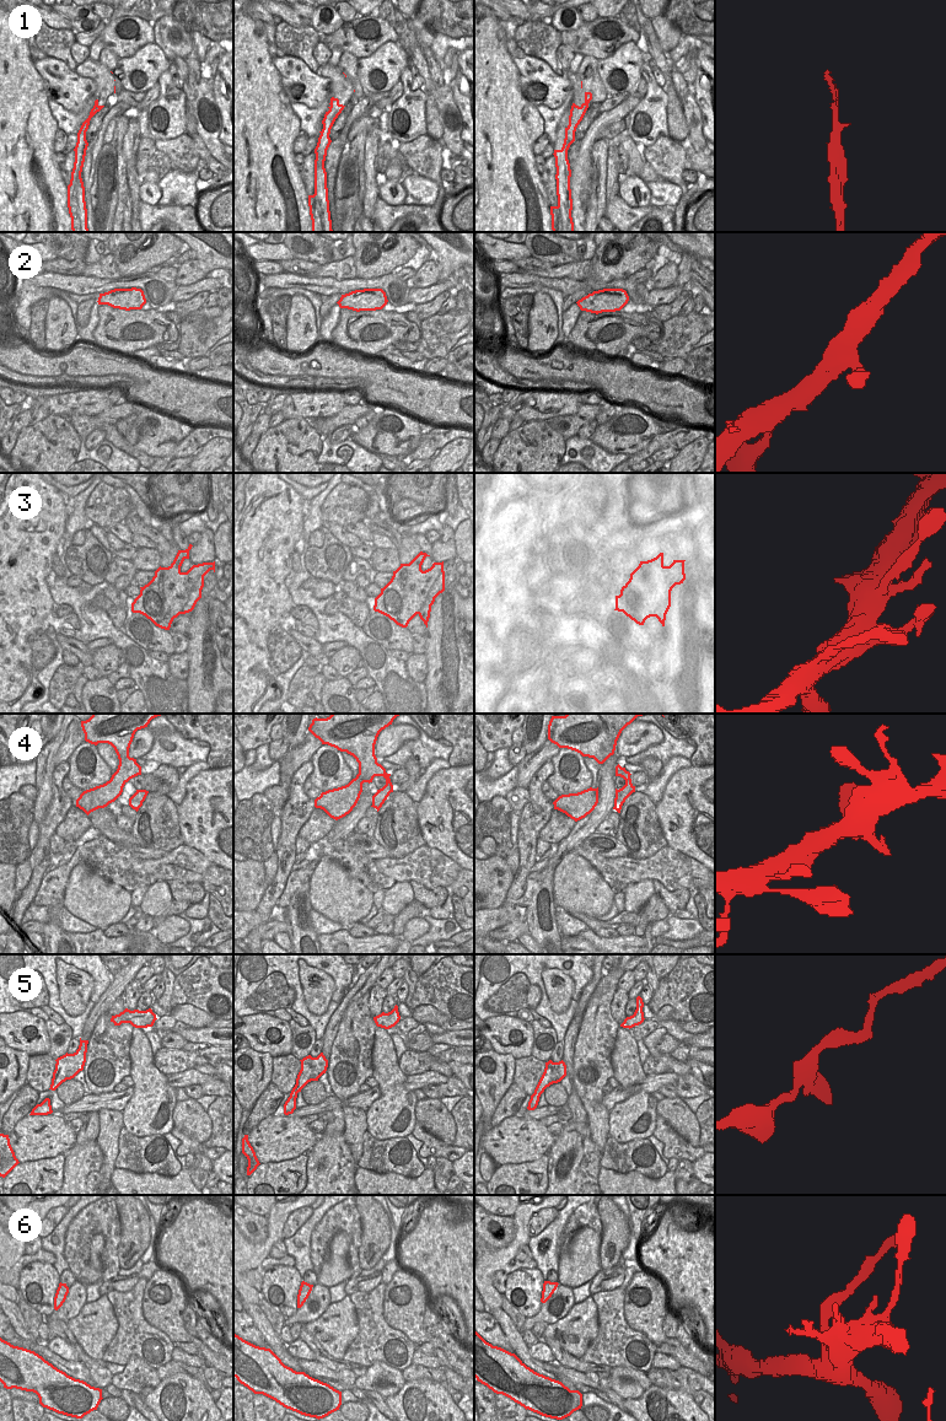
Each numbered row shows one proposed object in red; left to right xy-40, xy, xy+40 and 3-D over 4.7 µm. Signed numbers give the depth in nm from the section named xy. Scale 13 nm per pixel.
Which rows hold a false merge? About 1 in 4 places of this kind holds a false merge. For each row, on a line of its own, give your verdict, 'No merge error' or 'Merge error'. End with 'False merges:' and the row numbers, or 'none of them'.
1: Merge error
2: No merge error
3: No merge error
4: No merge error
5: No merge error
6: Merge error
False merges: 1, 6.

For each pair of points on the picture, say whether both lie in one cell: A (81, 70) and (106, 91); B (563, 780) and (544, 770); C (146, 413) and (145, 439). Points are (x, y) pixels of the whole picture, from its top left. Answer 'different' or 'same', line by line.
A: same
B: different
C: same

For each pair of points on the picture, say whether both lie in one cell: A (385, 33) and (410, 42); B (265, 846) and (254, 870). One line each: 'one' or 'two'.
A: two
B: two

